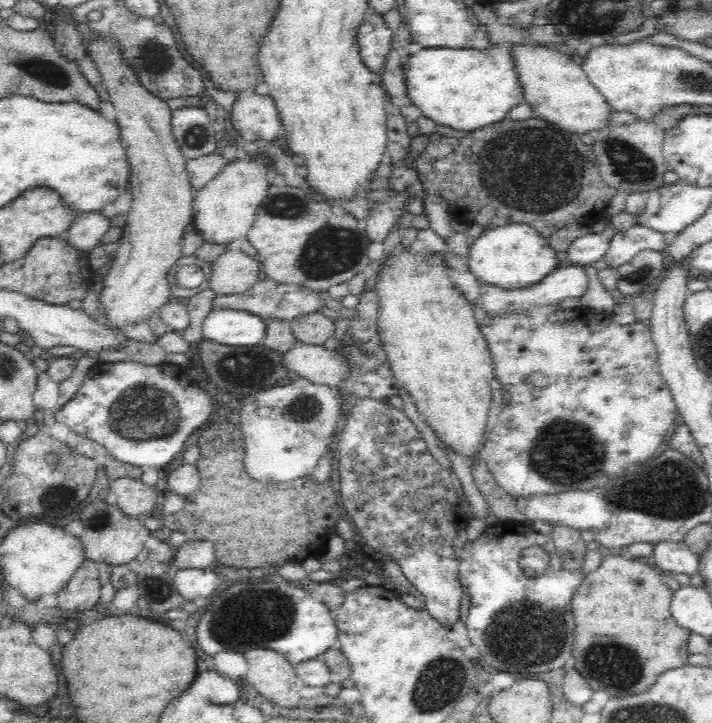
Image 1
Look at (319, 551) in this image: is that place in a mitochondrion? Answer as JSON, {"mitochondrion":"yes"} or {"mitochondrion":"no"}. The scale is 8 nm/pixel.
{"mitochondrion":"no"}

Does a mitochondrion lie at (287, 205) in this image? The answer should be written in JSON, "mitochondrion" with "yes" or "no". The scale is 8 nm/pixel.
{"mitochondrion":"yes"}

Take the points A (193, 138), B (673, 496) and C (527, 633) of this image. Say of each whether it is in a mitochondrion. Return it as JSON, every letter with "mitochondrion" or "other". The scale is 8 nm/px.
{"A":"mitochondrion","B":"mitochondrion","C":"mitochondrion"}

